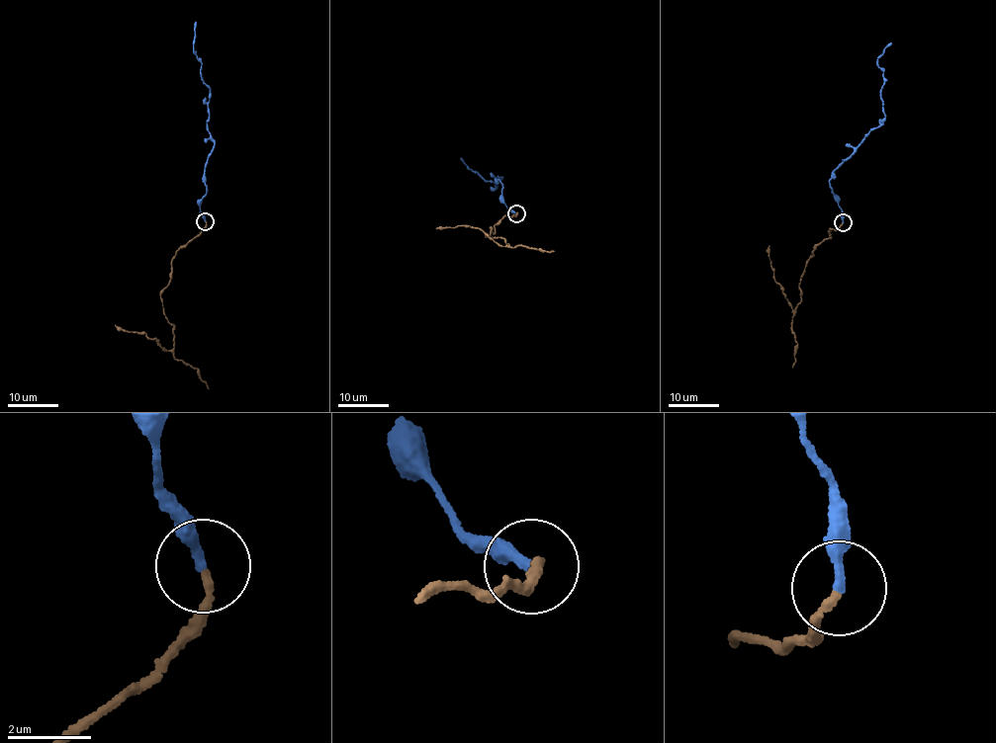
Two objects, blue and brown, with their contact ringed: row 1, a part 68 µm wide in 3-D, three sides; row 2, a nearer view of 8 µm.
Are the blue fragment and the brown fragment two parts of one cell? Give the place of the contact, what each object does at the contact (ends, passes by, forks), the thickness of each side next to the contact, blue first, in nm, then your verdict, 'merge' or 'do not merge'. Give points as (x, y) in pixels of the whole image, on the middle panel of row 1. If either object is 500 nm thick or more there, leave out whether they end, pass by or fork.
at (516, 213); blue ends there; brown ends there; 240 nm thick on the blue side, 200 nm on the other; merge

